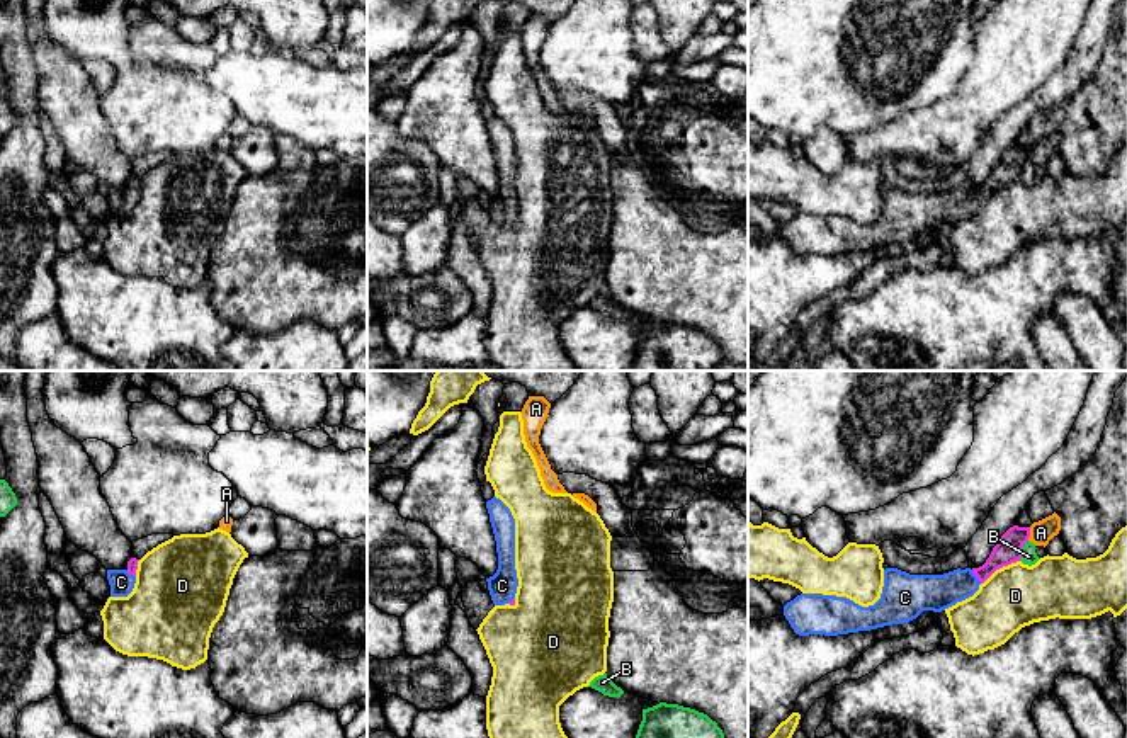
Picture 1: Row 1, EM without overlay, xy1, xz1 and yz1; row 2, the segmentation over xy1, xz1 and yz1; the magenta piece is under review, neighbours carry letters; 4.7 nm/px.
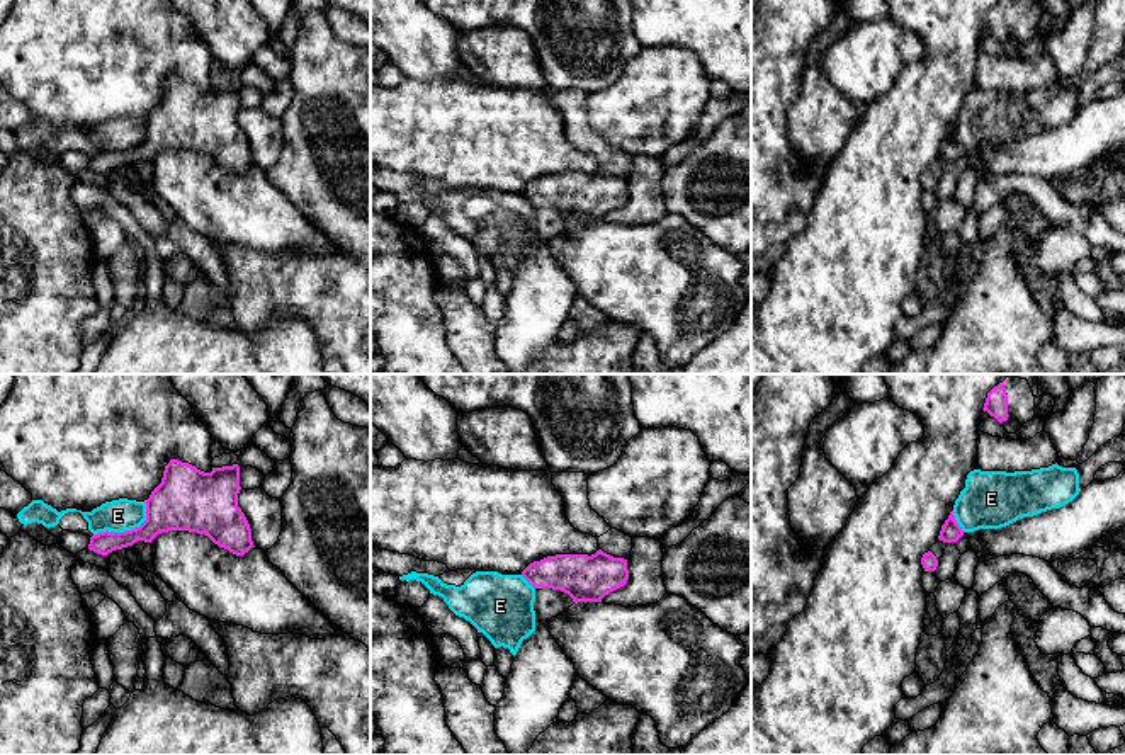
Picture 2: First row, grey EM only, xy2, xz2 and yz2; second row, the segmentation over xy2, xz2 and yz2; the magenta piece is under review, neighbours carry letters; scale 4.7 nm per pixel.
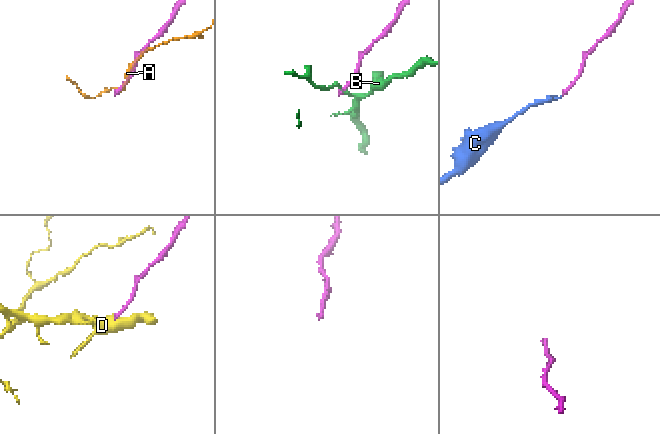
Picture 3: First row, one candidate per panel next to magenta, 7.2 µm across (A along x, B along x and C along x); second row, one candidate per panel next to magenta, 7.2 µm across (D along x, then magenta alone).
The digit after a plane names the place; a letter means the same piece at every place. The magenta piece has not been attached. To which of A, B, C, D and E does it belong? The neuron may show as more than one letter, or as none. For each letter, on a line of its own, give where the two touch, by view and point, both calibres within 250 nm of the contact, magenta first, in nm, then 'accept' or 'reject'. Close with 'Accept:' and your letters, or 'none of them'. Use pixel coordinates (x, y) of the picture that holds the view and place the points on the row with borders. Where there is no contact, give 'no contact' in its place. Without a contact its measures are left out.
A: meets magenta in yz1 at (1029, 534); 130 nm thick on the magenta side, 110 nm on the other; reject
B: meets magenta in yz1 at (1020, 550); 130 nm thick on the magenta side, 80 nm on the other; reject
C: meets magenta in yz1 at (976, 575); 130 nm thick on the magenta side, 180 nm on the other; accept
D: meets magenta in yz1 at (1000, 567); 130 nm thick on the magenta side, 300 nm on the other; reject
E: meets magenta in xy2 at (128, 531); 240 nm thick on the magenta side, 160 nm on the other; reject
Accept: C

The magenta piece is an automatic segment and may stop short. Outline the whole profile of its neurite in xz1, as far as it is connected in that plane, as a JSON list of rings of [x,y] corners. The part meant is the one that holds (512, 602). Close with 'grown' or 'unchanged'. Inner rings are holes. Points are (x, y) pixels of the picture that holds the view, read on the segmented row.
[[[496,497],[486,502],[486,508],[498,553],[498,570],[493,576],[486,578],[488,590],[495,605],[515,605],[518,587],[515,570],[515,519],[510,508]]]; grown

